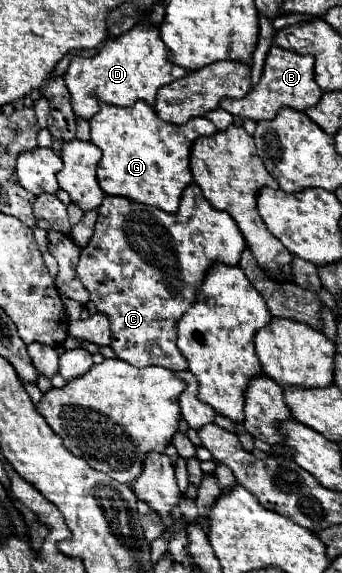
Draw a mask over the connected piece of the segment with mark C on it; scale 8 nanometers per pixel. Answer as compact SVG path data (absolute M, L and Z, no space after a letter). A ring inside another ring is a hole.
M195 184L185 188L179 210L175 214L129 202L121 196L105 196L97 212L99 218L95 224L95 234L89 246L81 250L77 274L83 286L89 290L97 312L109 318L113 352L119 360L125 360L137 368L161 366L173 372L187 370L187 360L177 350L177 322L193 306L193 300L197 300L197 290L213 264L239 264L239 258L245 250L243 234L239 232L235 220L227 212L215 210Z

